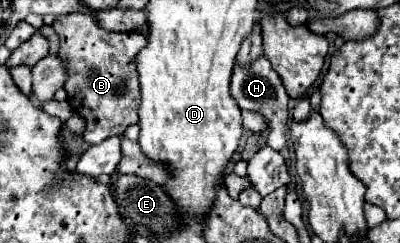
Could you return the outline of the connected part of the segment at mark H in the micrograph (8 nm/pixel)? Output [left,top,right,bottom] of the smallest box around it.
[231,57,289,151]

